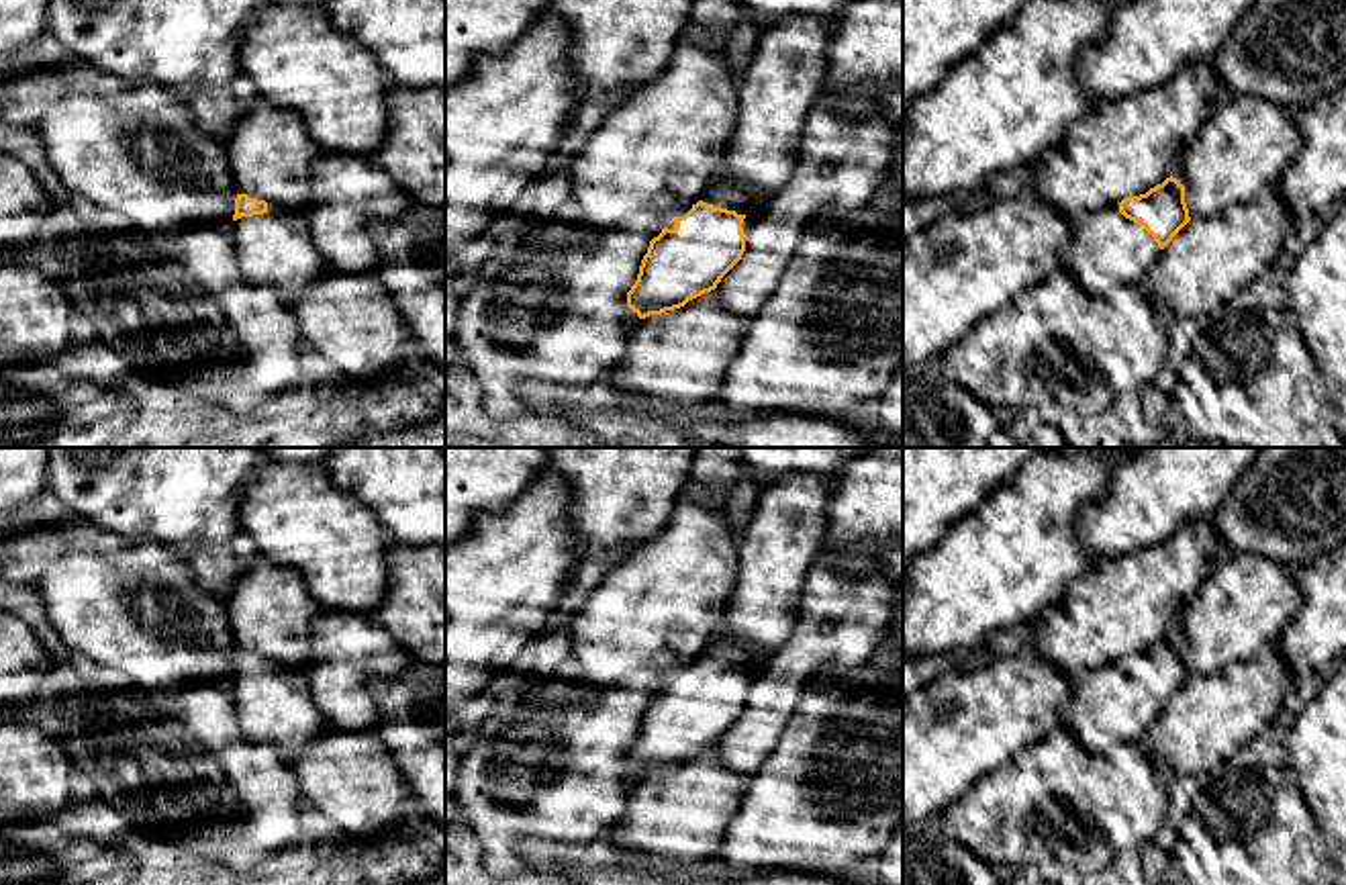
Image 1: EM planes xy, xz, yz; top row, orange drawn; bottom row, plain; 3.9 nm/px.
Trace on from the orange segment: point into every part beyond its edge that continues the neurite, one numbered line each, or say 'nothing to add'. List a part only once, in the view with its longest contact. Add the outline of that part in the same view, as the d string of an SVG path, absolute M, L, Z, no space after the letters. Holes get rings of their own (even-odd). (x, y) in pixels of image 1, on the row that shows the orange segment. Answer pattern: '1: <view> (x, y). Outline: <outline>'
1: yz (1106, 252). Outline: M1117 206L1087 213L1062 253L1062 268L1074 274L1089 294L1144 284L1162 249Z

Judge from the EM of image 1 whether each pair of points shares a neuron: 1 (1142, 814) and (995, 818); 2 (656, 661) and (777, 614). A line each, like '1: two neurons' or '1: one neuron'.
1: one neuron
2: two neurons

